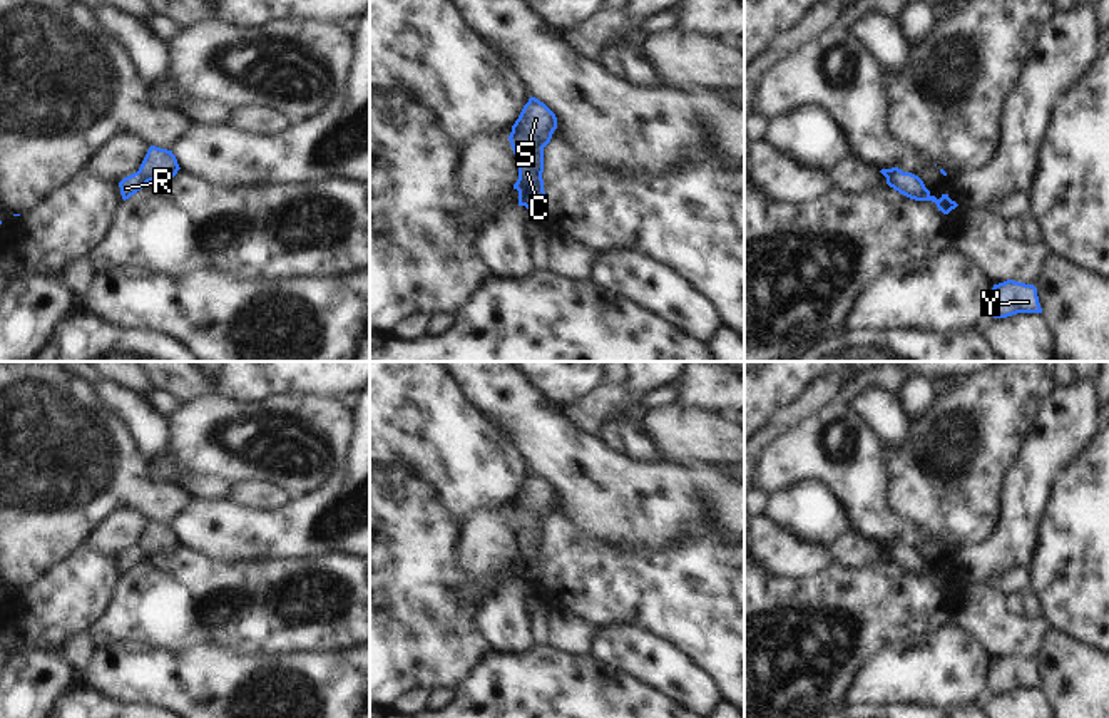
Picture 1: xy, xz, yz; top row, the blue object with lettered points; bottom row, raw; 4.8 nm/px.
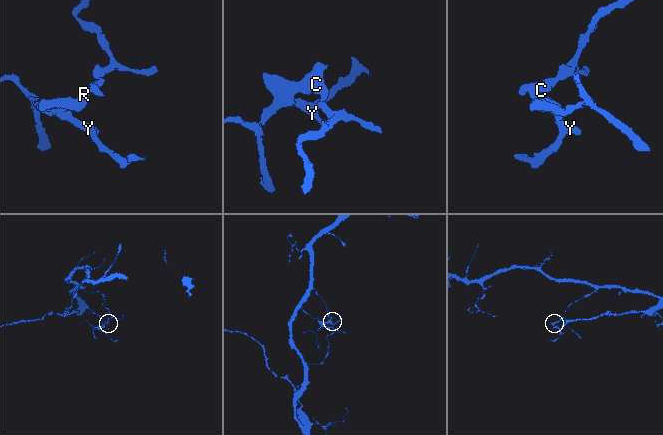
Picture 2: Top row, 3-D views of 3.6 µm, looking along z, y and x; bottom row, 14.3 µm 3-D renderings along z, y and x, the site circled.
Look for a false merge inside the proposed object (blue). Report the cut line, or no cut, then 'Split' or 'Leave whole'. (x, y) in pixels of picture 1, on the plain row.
Split along xy (137, 546), (148, 556). Split

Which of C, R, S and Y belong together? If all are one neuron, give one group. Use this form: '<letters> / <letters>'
C S / R Y

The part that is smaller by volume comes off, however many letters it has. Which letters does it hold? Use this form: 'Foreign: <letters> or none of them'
Foreign: R, Y

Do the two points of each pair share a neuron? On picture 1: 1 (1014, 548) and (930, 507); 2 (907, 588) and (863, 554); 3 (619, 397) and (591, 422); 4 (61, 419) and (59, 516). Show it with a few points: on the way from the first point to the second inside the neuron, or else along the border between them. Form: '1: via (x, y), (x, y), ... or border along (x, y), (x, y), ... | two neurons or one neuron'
1: border along (999, 497), (997, 528), (981, 543), (954, 554) | two neurons
2: border along (885, 558), (858, 569), (838, 568) | two neurons
3: via (613, 400), (597, 415) | one neuron
4: via (59, 442), (59, 492) | one neuron

